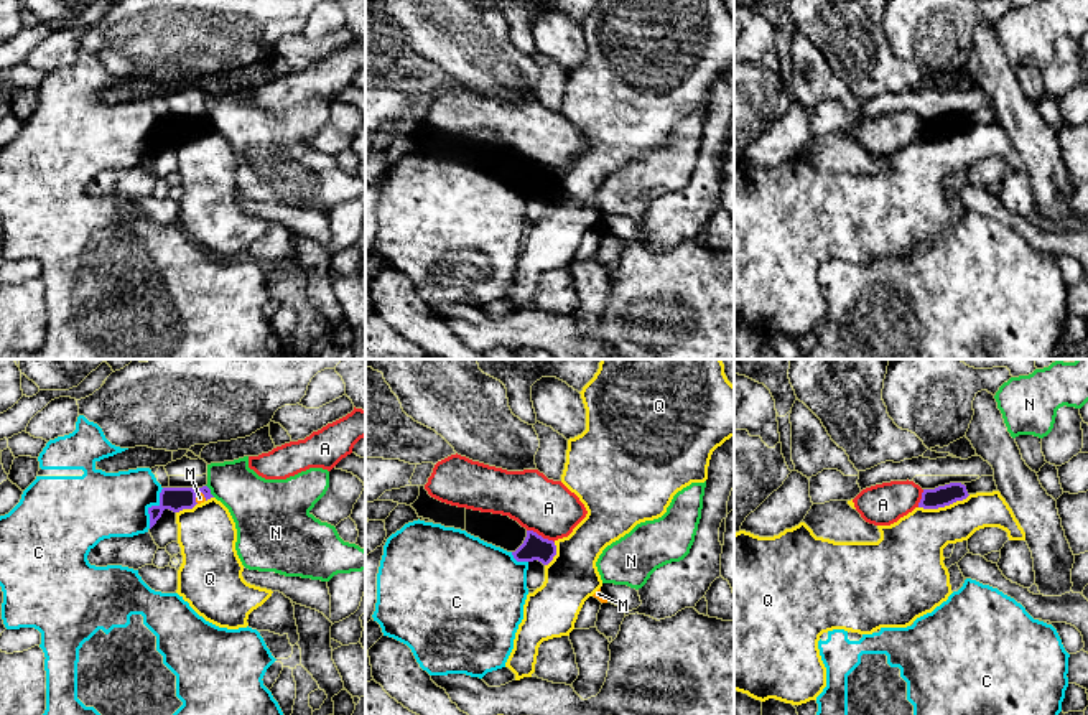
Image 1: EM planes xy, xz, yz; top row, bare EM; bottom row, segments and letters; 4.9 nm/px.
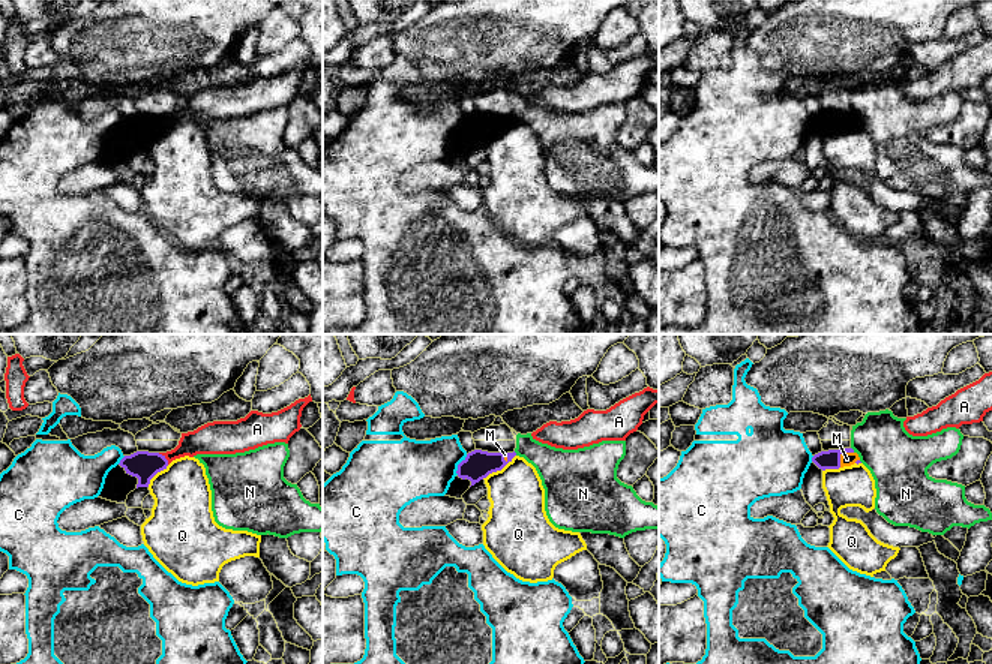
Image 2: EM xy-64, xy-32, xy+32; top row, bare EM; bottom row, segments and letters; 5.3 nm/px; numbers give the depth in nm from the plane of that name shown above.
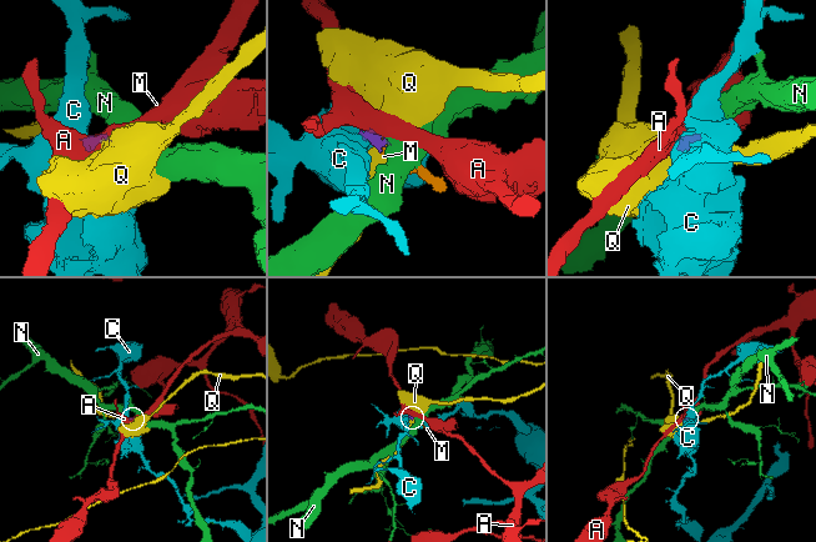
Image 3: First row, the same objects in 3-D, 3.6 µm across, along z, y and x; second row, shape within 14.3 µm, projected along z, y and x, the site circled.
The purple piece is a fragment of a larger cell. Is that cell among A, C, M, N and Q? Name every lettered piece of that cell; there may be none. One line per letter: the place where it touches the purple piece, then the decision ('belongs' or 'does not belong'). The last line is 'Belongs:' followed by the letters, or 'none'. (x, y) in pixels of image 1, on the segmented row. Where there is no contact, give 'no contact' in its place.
A: meets purple in xz at (540, 536); does not belong
C: meets purple in xy at (152, 506); does not belong
M: meets purple in xy at (201, 491); belongs
N: meets purple in xy at (209, 491); does not belong
Q: meets purple in yz at (943, 506); does not belong
Belongs: M

